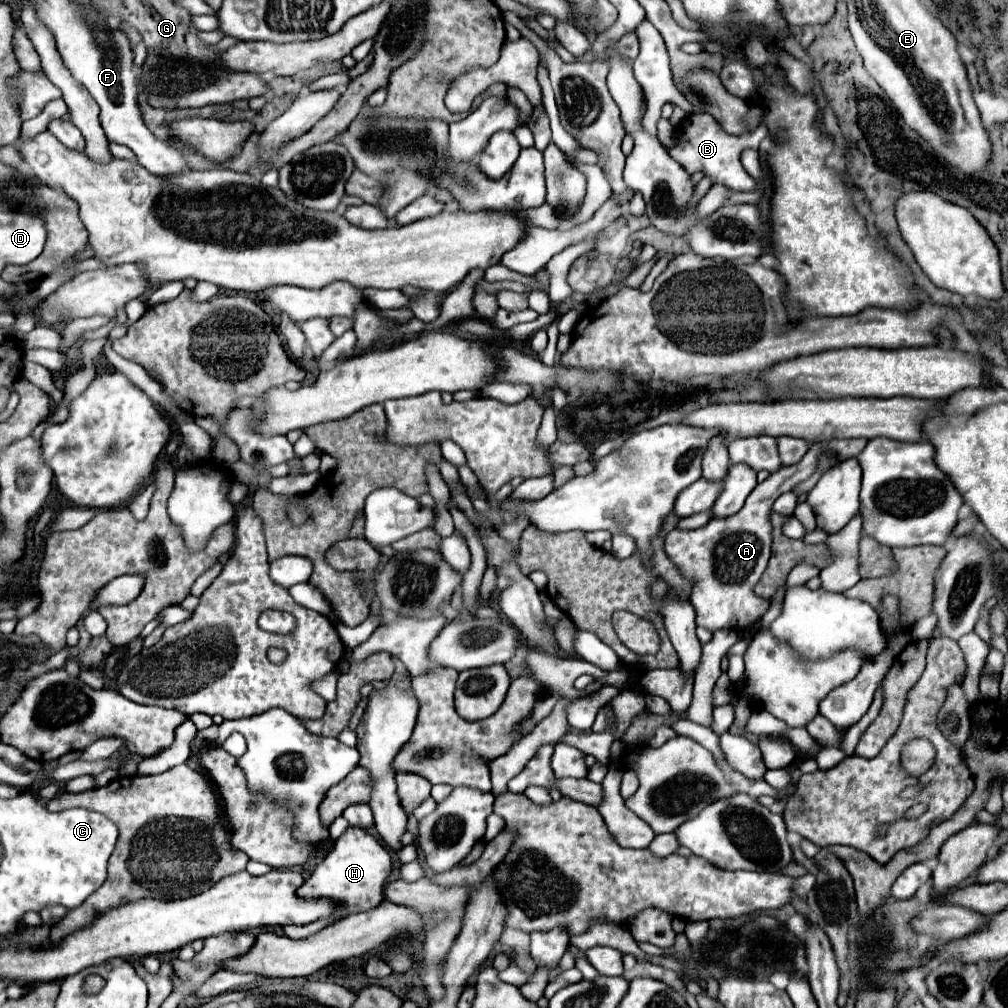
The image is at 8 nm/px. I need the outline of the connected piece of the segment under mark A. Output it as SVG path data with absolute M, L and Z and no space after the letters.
M814 443L800 463L782 467L764 483L758 483L738 513L730 517L714 517L704 527L694 531L674 529L664 535L664 551L670 561L674 561L684 575L696 579L690 595L690 603L696 609L696 625L702 625L710 631L712 627L742 631L768 611L768 601L754 595L752 587L762 577L770 559L772 503L814 473L818 467L818 449L822 449L822 443Z

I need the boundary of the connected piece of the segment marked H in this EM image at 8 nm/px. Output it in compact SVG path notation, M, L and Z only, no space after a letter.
M348 827L346 833L334 843L332 851L324 857L324 861L314 869L310 879L298 889L300 897L314 899L314 897L326 897L326 899L336 899L342 901L342 911L338 909L338 917L334 913L330 917L322 917L310 925L302 927L284 927L286 937L310 937L318 933L318 929L324 929L336 919L342 919L350 913L360 913L360 911L370 911L374 905L380 905L384 895L384 885L392 873L392 857L388 849L384 849L378 839L368 835L368 831L358 829L358 827Z

